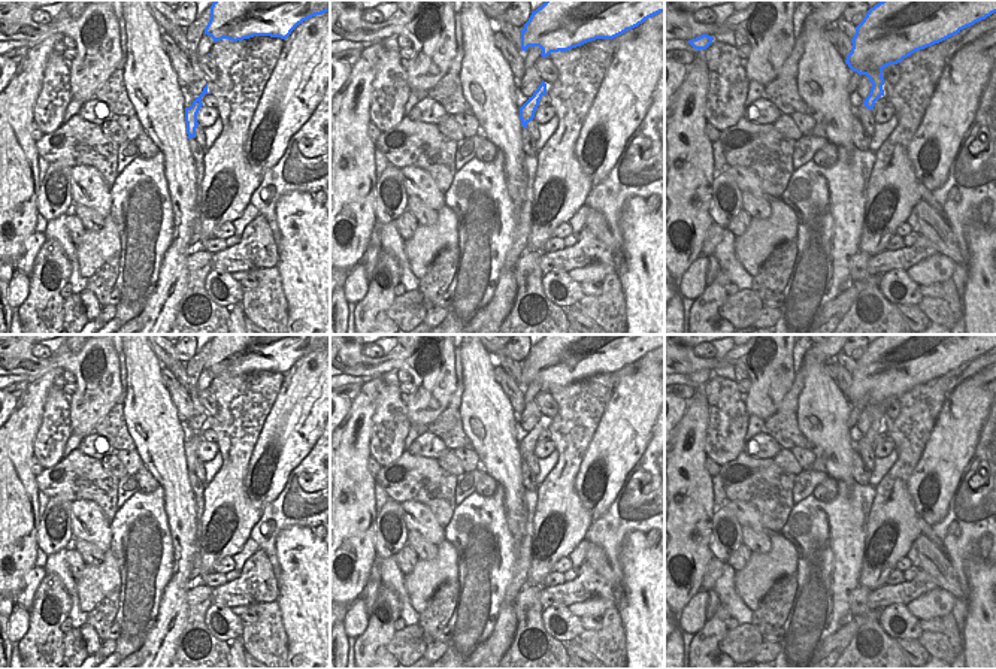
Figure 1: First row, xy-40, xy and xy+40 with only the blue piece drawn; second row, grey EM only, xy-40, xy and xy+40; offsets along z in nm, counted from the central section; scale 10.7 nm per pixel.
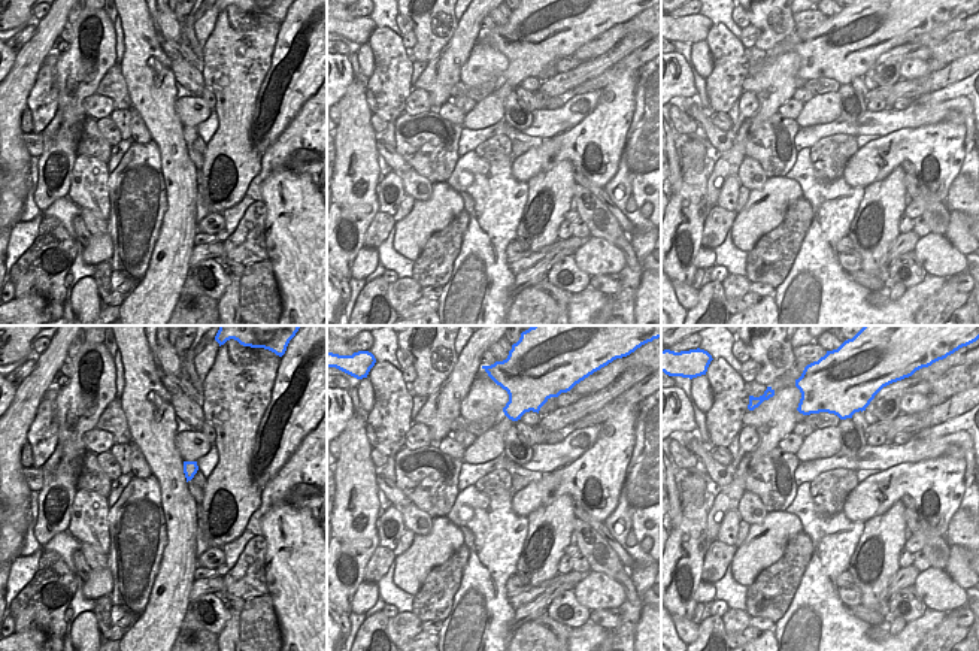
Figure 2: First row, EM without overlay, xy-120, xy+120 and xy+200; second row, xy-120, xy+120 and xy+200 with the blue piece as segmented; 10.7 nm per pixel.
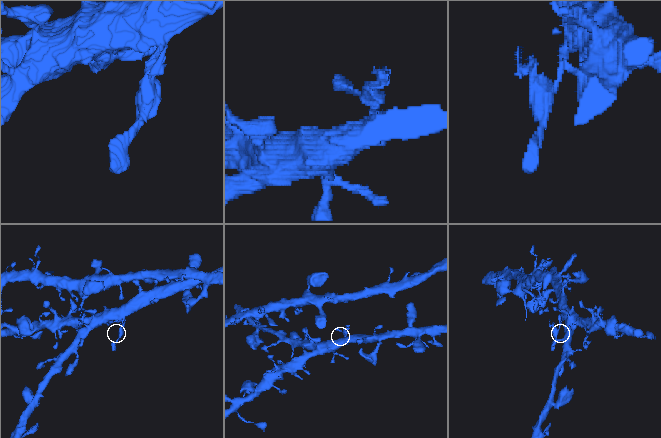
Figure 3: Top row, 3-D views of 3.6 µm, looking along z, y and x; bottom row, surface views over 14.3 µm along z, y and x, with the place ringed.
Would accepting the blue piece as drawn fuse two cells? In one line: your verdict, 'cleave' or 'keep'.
cleave

